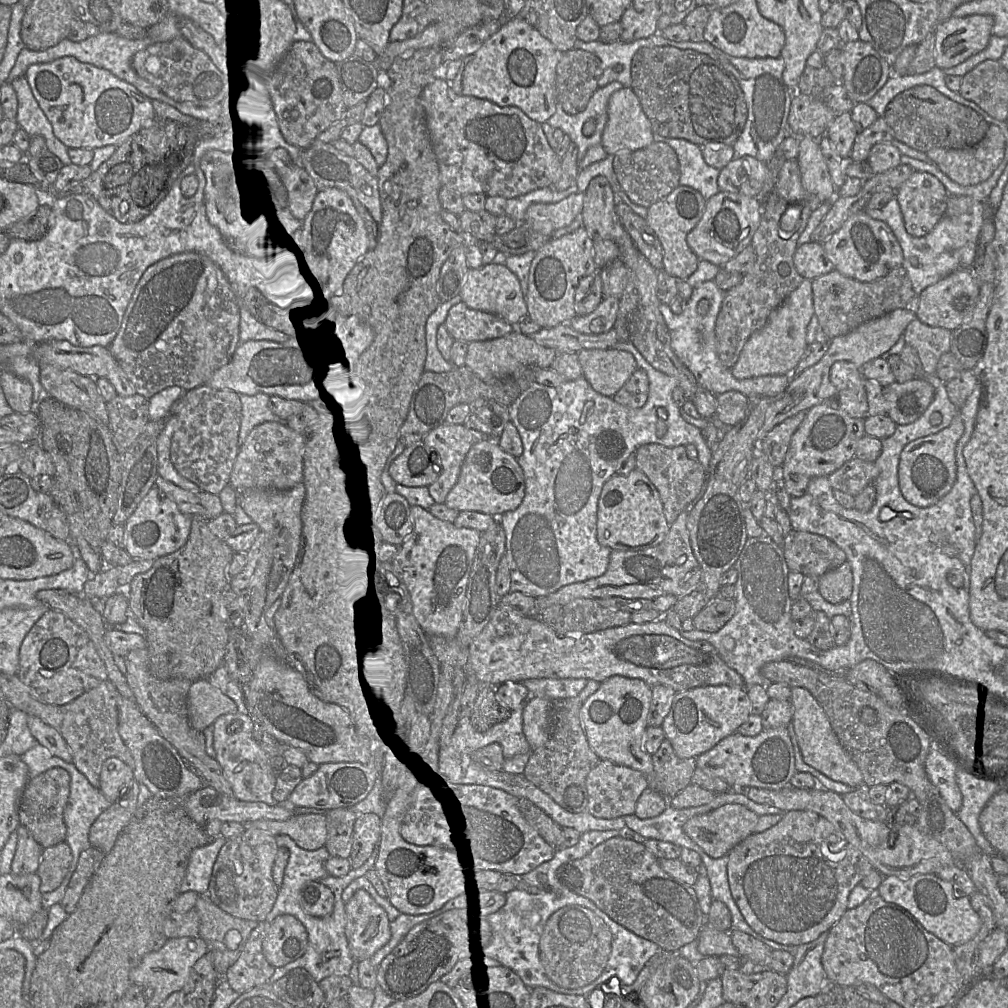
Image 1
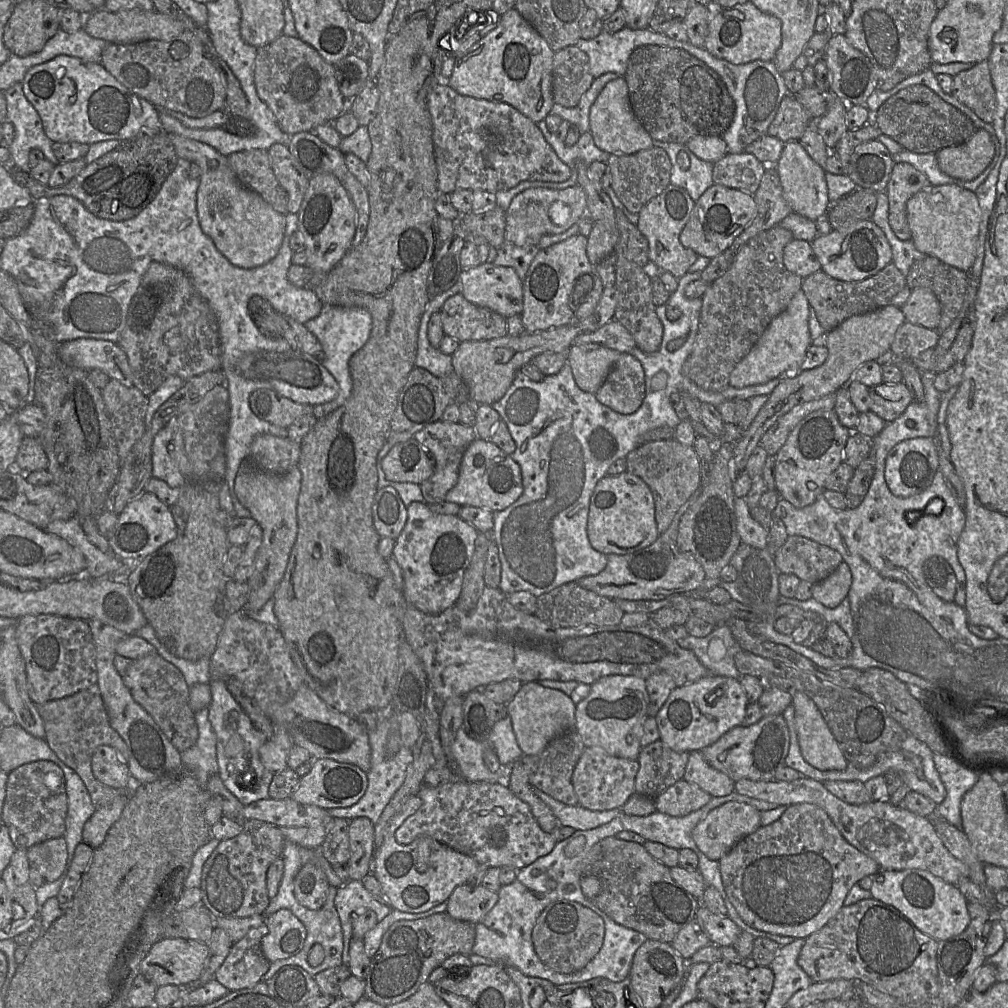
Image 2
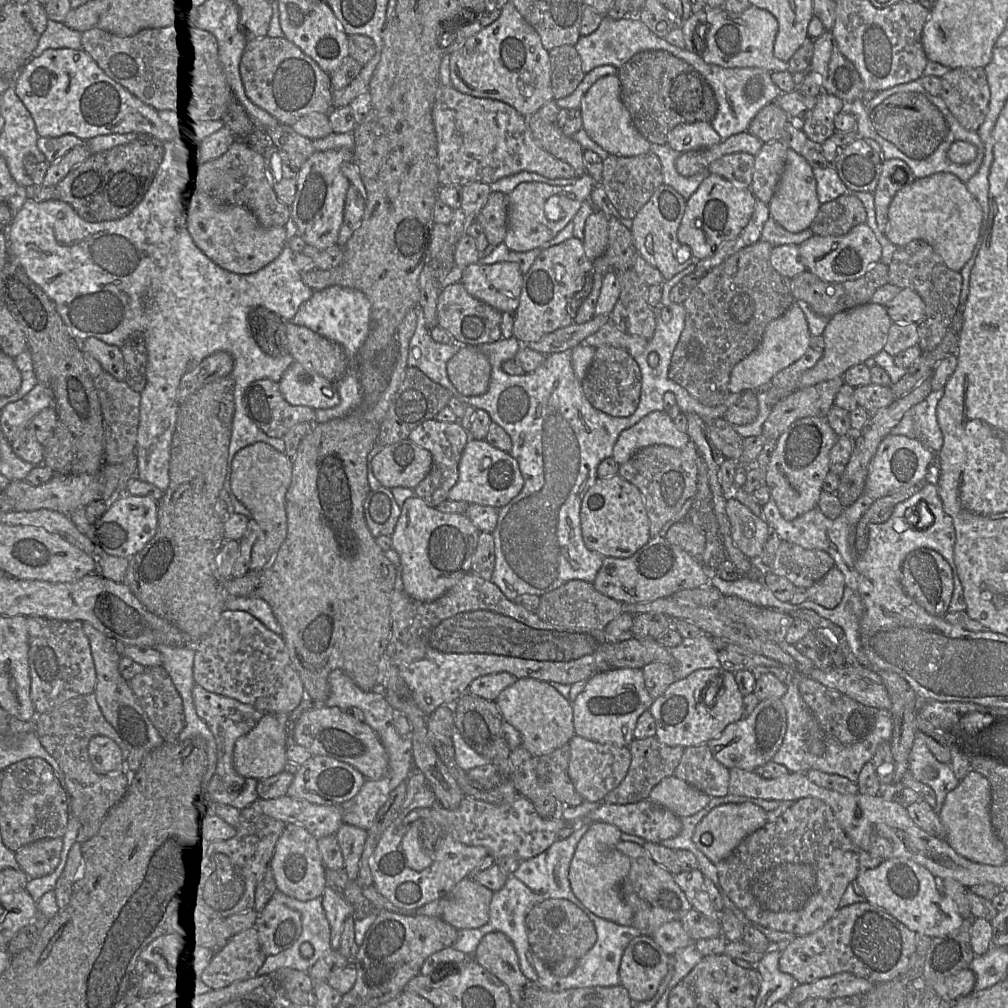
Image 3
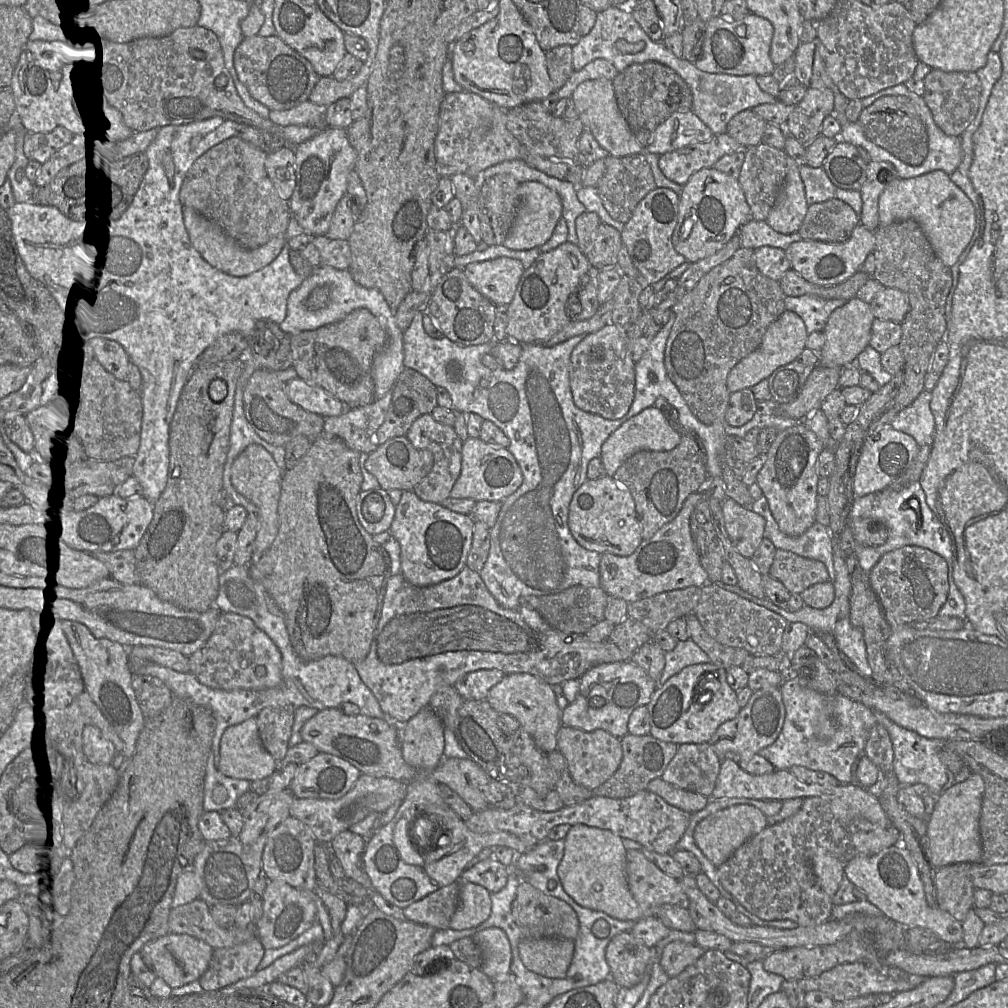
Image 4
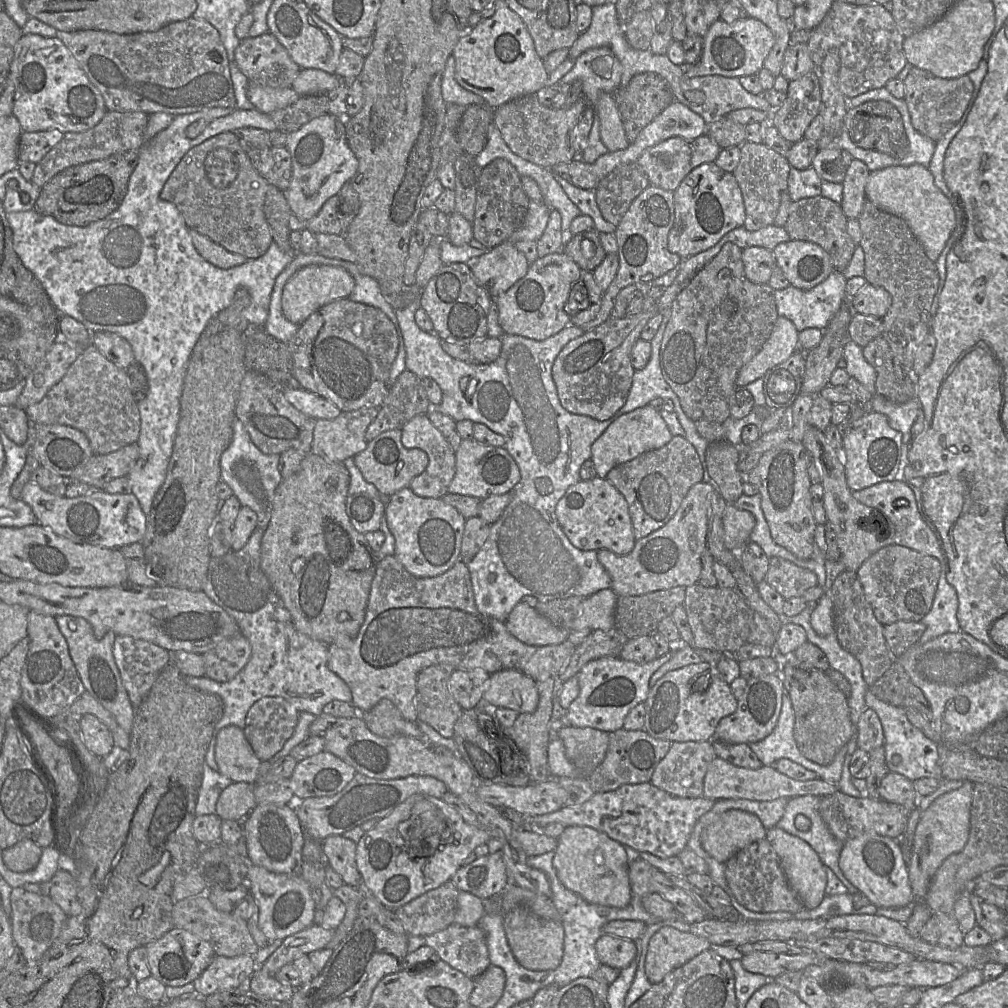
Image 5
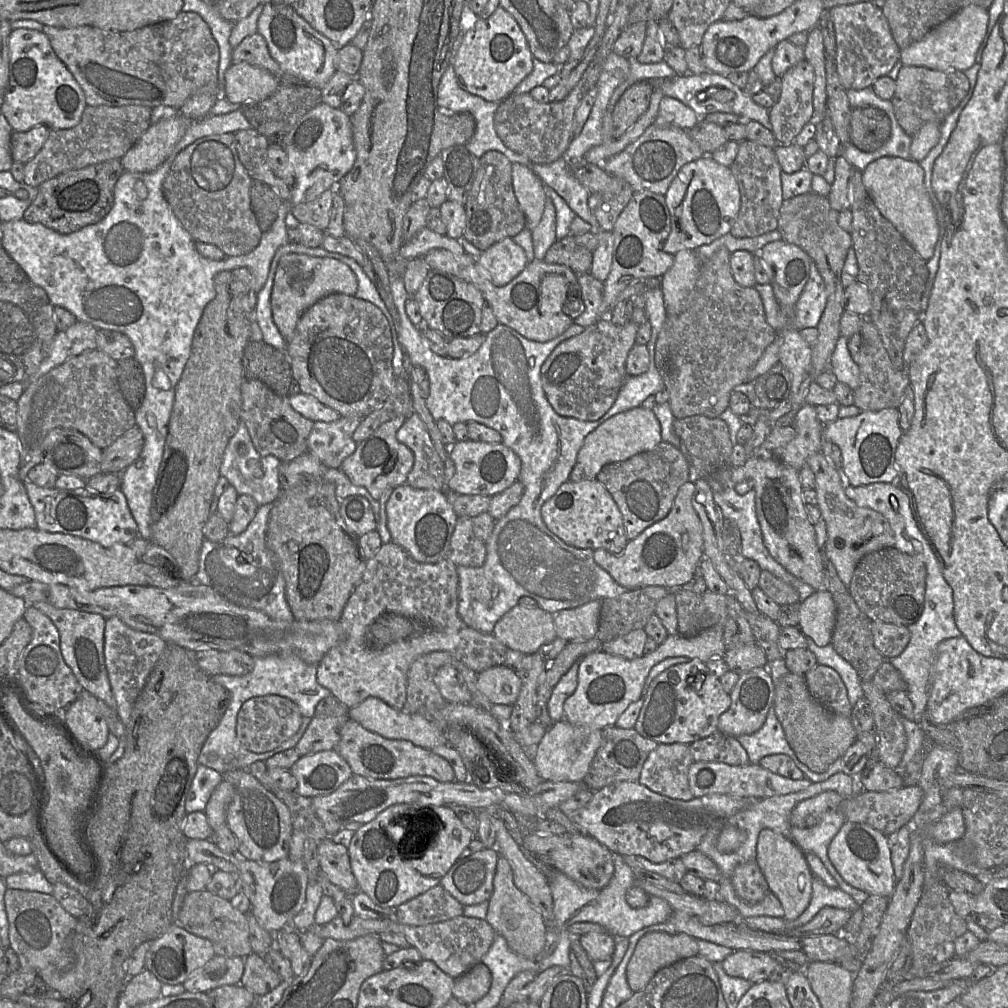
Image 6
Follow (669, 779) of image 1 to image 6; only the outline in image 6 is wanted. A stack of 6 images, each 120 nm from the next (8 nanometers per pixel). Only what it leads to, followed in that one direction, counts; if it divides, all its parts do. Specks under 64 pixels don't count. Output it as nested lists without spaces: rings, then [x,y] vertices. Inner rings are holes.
[[[610,726],[601,731],[601,744],[583,780],[584,784],[595,792],[617,782],[638,781],[644,762],[659,744],[641,736],[634,728]]]

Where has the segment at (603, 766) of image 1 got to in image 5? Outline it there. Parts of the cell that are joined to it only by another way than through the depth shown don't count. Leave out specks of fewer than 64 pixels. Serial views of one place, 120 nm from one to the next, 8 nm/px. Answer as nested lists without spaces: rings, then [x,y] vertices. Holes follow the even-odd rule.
[[[566,726],[556,730],[554,736],[561,739],[566,757],[584,778],[602,763],[609,746],[609,733],[590,727]]]

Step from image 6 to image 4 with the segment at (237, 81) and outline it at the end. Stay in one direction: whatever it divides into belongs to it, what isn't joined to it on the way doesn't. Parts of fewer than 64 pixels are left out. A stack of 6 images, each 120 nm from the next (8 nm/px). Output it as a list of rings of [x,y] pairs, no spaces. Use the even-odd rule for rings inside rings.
[[[310,100],[304,101],[298,106],[289,110],[272,110],[269,113],[269,119],[279,126],[287,125],[326,125],[325,108],[327,106],[318,106]]]

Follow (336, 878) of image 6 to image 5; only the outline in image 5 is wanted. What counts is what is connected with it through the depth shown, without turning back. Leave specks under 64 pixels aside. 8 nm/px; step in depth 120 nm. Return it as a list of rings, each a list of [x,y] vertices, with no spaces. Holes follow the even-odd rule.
[[[329,836],[322,841],[322,850],[326,864],[331,866],[345,884],[361,886],[361,875],[356,864],[357,843],[344,837]]]

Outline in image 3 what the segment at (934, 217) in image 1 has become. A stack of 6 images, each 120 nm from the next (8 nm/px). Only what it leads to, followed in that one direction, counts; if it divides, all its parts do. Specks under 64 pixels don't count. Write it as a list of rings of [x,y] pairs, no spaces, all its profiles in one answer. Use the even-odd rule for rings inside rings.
[[[889,159],[882,164],[878,185],[873,192],[876,220],[879,230],[886,232],[889,221],[889,206],[898,191],[912,184],[917,177],[902,160]]]

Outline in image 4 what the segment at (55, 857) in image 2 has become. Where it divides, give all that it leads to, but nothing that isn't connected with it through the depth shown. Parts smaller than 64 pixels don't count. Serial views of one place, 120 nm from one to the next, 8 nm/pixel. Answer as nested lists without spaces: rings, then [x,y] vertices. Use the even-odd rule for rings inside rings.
[[[46,841],[27,843],[8,855],[12,867],[23,873],[36,873],[50,862],[55,845]]]

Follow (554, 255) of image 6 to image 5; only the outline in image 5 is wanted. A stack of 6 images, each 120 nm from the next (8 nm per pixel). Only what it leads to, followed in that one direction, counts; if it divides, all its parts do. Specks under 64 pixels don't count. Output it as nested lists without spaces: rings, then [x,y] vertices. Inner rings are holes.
[[[595,229],[574,235],[564,245],[562,251],[568,255],[582,271],[593,272],[604,260],[605,252]]]

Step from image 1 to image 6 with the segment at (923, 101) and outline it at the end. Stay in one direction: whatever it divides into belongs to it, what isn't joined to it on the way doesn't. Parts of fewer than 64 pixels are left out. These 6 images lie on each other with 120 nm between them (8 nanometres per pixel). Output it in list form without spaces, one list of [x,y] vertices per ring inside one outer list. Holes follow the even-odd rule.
[[[873,106],[853,108],[850,142],[863,152],[880,149],[891,136],[891,122],[885,112]]]

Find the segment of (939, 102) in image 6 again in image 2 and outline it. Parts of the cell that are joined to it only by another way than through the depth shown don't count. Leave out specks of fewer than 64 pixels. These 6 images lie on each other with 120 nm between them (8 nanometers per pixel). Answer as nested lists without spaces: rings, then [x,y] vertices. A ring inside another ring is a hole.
[[[988,59],[955,75],[953,77],[951,95],[970,108],[982,121],[992,123],[997,107],[997,99],[990,75]]]

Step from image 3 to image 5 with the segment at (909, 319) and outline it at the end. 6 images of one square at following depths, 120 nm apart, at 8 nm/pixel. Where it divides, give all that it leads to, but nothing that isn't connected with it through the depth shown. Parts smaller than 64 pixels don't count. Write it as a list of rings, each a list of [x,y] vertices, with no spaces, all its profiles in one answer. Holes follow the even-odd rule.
[[[867,283],[848,299],[848,303],[855,313],[882,319],[891,306],[892,298],[885,289]]]

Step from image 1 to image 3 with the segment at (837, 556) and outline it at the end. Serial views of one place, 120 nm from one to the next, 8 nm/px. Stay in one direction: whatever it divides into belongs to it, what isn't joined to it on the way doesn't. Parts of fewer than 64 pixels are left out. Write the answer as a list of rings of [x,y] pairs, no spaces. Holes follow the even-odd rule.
[[[782,541],[774,560],[765,569],[787,578],[795,587],[809,588],[835,566],[833,558],[823,550],[805,549]]]

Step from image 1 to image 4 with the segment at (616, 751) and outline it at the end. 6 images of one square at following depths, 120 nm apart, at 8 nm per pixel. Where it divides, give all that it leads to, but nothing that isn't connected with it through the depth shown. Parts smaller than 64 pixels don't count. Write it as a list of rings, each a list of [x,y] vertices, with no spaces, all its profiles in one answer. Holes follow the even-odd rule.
[[[630,660],[593,666],[581,676],[576,699],[563,710],[562,726],[586,732],[602,729],[620,739],[628,734],[631,713],[637,707],[647,705],[656,688],[656,681]]]

